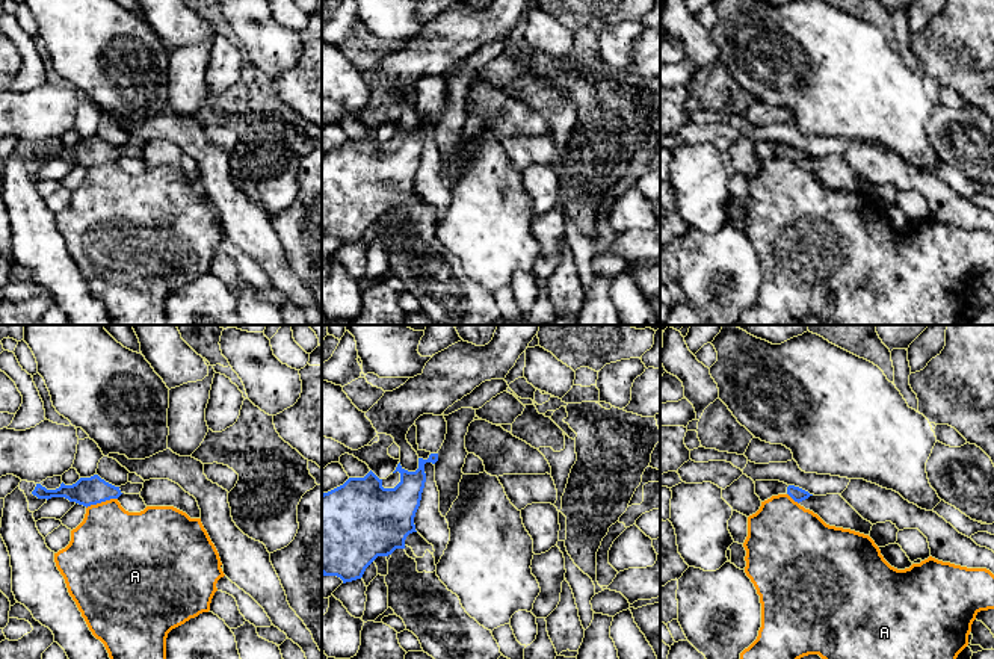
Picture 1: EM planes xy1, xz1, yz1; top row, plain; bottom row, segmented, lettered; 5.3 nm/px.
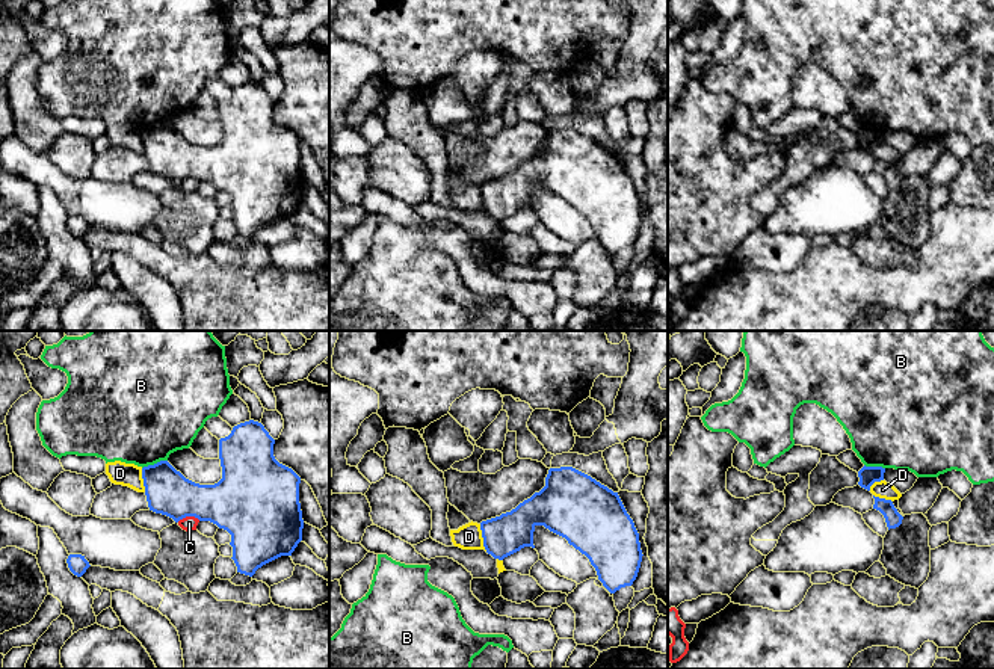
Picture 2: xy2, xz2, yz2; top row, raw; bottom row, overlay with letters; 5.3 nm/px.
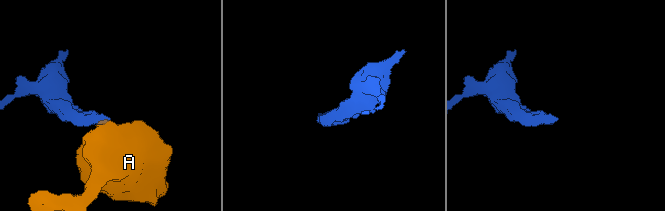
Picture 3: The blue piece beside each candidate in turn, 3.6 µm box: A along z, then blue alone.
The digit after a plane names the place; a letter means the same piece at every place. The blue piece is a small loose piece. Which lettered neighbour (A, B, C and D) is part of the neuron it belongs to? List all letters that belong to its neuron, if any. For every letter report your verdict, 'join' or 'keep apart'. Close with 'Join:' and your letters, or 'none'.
A: keep apart
B: keep apart
C: keep apart
D: keep apart
Join: none

